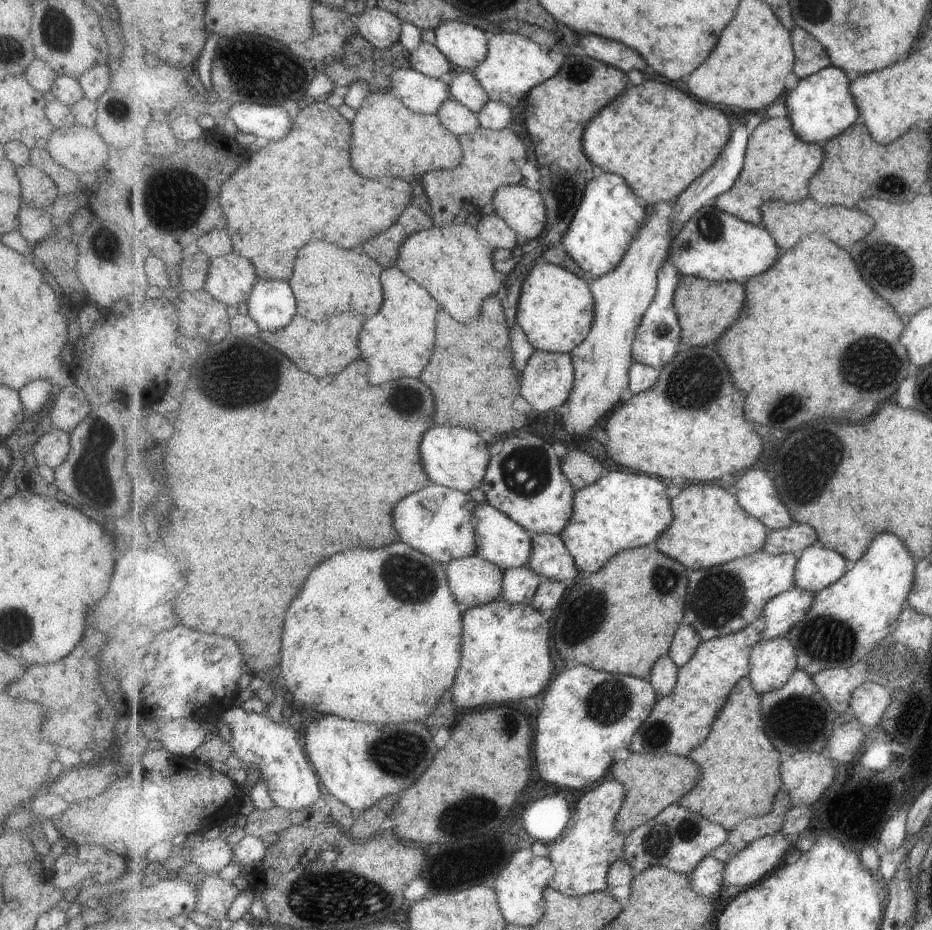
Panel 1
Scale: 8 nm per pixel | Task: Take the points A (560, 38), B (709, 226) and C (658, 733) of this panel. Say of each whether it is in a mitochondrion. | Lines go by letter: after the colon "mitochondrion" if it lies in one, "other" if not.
A: other
B: mitochondrion
C: mitochondrion

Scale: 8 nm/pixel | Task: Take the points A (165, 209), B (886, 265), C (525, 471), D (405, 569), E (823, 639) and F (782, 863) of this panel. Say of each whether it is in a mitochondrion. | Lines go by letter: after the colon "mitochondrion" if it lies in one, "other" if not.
A: mitochondrion
B: mitochondrion
C: mitochondrion
D: mitochondrion
E: mitochondrion
F: other

